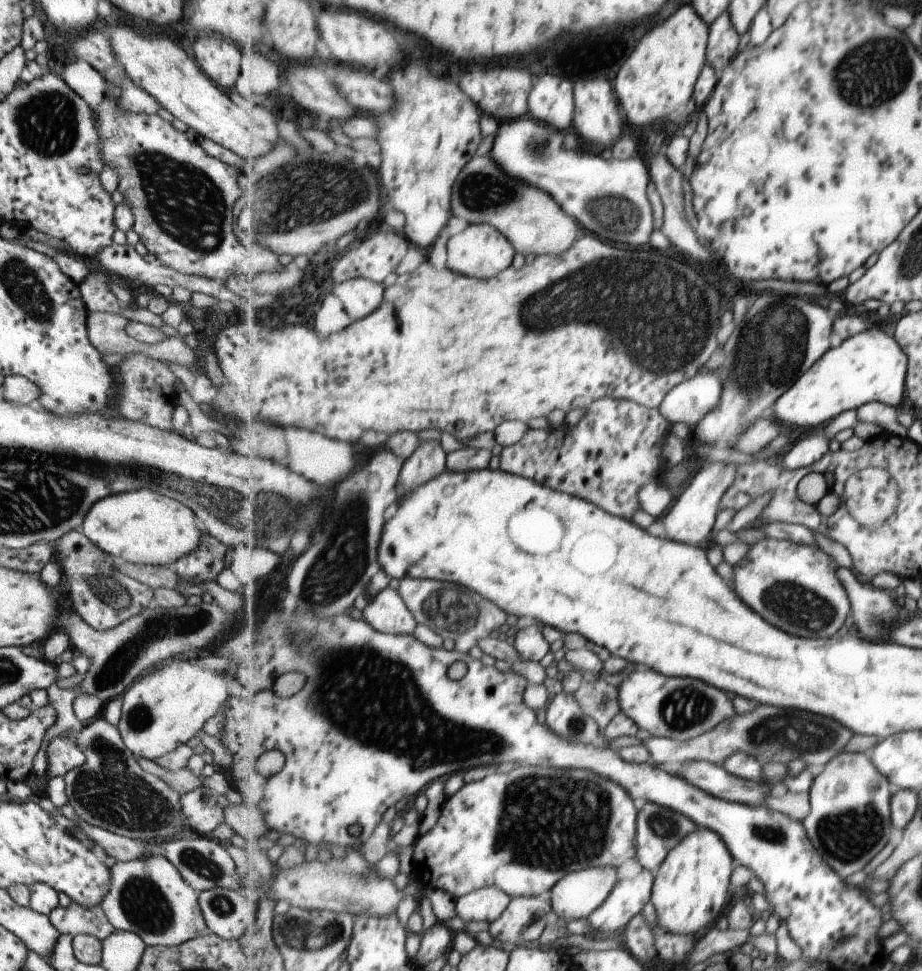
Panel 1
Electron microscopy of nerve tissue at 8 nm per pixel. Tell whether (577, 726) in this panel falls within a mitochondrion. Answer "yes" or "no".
yes

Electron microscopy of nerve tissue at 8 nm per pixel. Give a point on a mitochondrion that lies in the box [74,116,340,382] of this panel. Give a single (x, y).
(187, 204)

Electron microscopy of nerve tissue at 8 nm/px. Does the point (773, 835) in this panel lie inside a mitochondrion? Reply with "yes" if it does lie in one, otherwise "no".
yes

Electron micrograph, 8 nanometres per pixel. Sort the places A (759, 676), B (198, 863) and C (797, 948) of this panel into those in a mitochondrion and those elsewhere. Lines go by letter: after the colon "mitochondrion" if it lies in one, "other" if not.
A: other
B: mitochondrion
C: other

